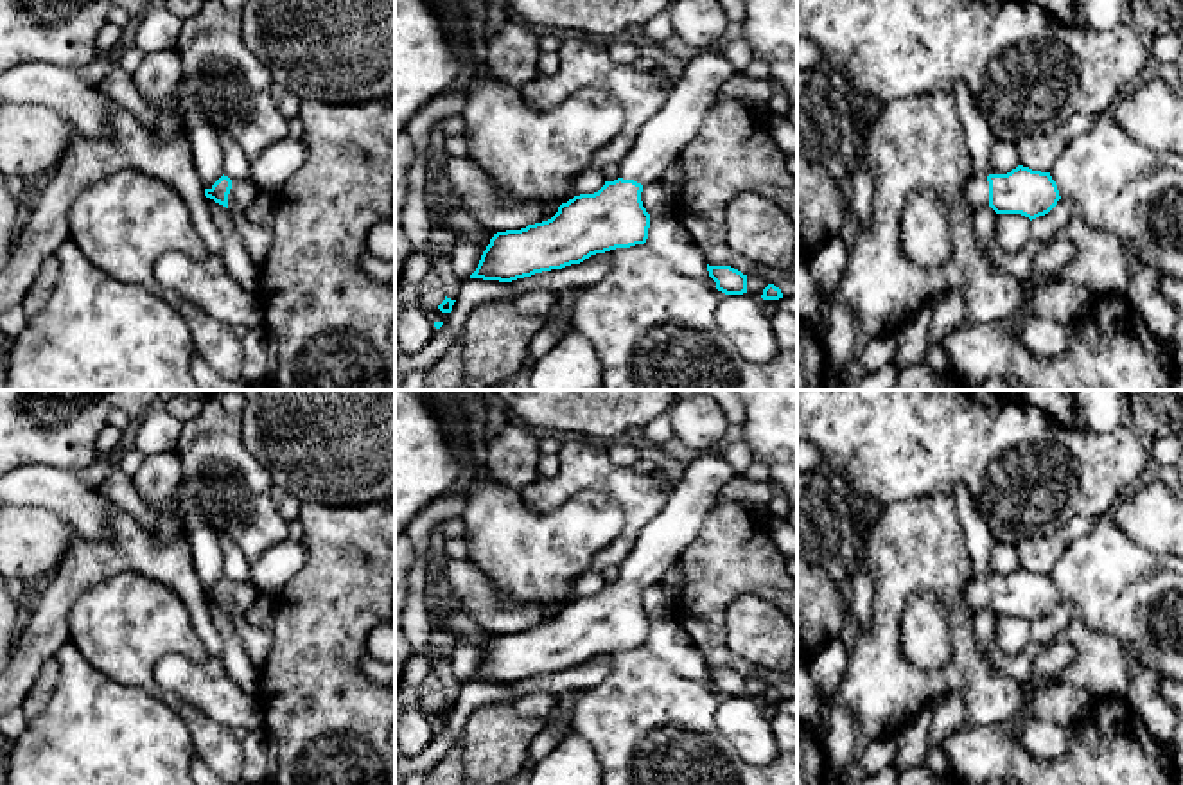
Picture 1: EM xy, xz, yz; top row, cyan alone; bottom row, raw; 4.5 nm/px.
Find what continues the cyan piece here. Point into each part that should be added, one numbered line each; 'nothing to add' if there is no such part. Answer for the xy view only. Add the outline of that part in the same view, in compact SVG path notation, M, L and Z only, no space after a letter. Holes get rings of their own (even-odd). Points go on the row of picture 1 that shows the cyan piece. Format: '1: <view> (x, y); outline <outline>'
1: xy (241, 196); outline M232 180L232 189L228 194L228 210L237 214L246 214L253 205L260 189L255 181Z

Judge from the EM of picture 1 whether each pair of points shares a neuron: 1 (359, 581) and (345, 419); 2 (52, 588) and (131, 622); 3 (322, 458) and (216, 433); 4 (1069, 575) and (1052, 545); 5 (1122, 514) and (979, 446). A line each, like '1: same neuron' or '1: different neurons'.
1: different neurons
2: different neurons
3: different neurons
4: different neurons
5: different neurons

